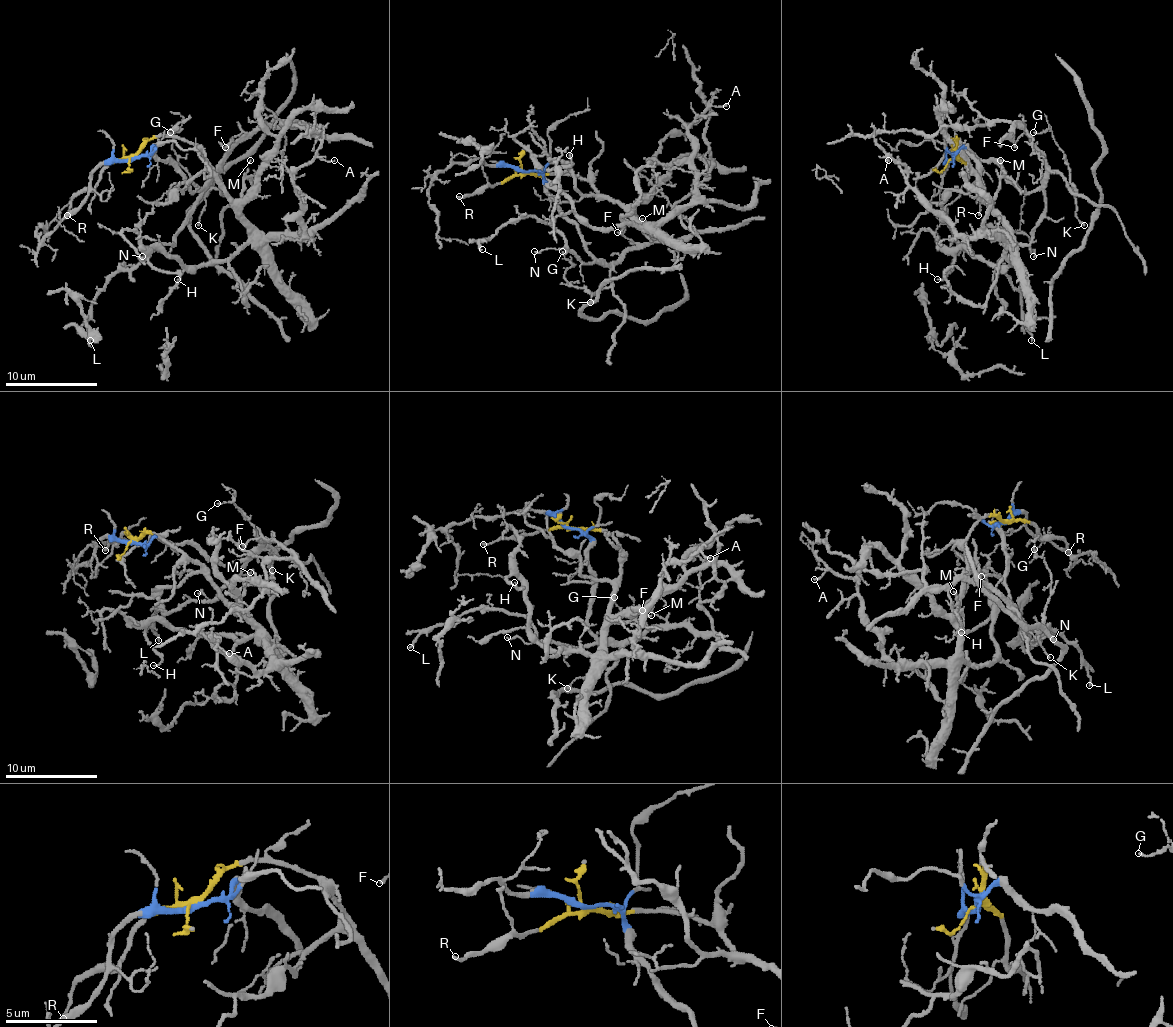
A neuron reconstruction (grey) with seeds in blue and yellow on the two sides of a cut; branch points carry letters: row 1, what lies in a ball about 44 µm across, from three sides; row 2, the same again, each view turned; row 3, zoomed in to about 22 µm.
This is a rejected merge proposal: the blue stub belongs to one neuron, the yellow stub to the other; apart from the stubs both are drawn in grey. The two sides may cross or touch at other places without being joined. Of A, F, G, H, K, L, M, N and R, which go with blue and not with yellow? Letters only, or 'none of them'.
F, G, K, L, N

